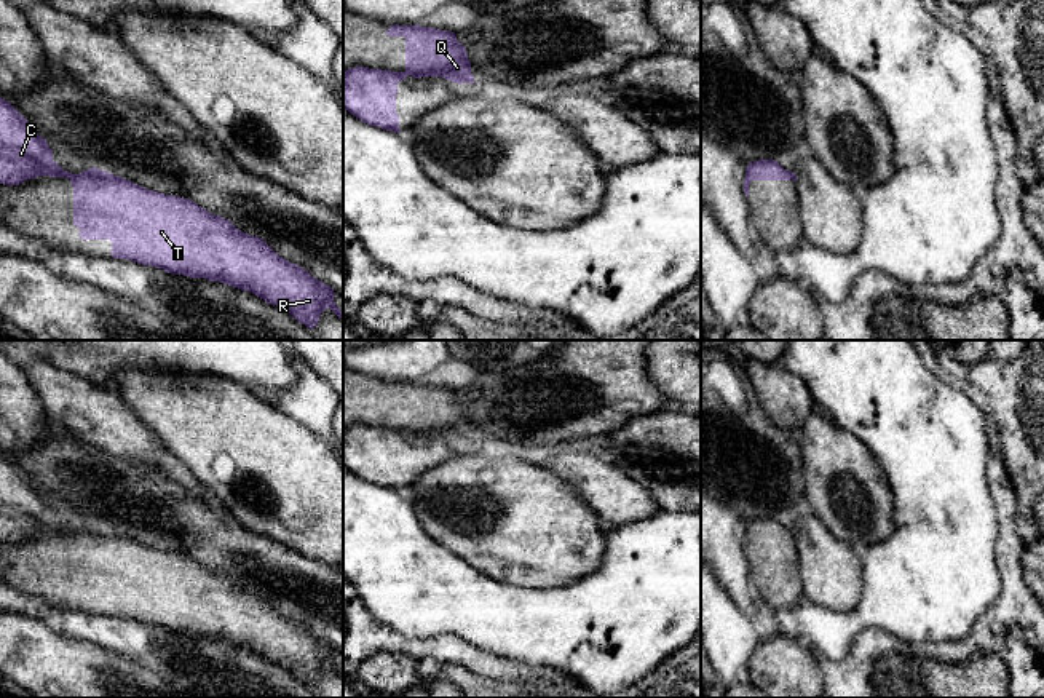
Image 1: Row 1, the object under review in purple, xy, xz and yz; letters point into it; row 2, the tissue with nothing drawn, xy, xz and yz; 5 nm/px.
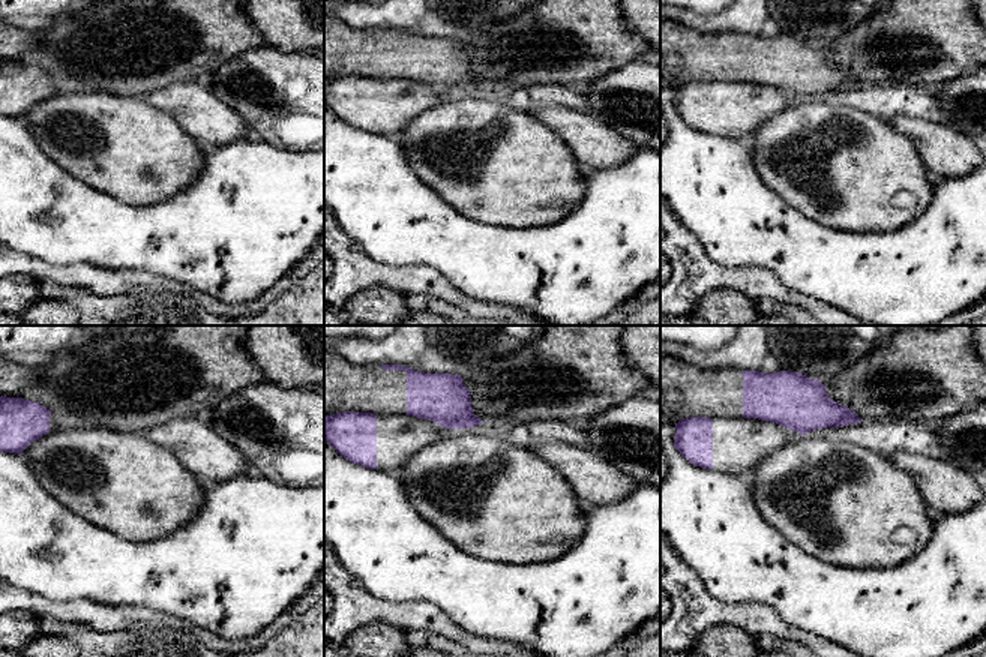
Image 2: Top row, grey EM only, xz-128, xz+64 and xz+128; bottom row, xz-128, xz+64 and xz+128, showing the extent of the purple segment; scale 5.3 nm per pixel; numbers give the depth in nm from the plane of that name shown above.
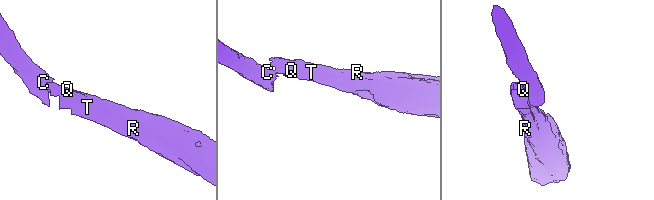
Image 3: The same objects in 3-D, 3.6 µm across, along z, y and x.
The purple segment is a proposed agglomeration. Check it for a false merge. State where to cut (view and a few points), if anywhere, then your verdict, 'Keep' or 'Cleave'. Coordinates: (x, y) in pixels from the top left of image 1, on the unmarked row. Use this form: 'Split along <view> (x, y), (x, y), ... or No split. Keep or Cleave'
Split along xz (406, 428), (431, 430), (436, 433). Cleave

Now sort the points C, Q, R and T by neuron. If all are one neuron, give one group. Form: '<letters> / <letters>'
C / Q R T

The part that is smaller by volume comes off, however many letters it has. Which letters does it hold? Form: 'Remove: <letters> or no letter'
Remove: C

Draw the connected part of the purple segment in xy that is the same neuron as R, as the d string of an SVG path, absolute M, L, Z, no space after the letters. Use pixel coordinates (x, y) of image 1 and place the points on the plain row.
M97 525L80 532L65 529L61 535L67 535L73 545L73 583L80 586L80 596L110 597L112 615L249 648L310 687L316 685L326 666L343 677L330 644L279 615L262 596L238 588L230 578L211 572L192 557L144 546Z

